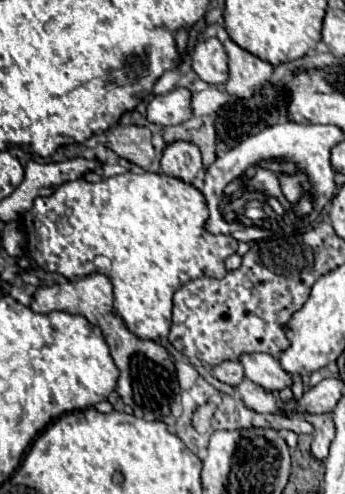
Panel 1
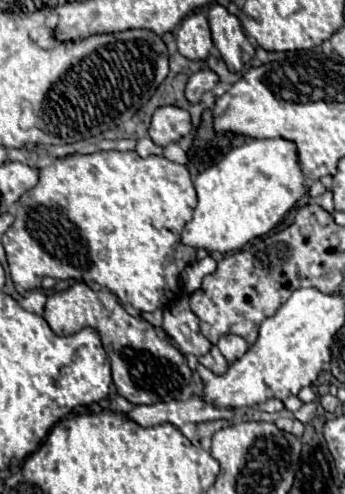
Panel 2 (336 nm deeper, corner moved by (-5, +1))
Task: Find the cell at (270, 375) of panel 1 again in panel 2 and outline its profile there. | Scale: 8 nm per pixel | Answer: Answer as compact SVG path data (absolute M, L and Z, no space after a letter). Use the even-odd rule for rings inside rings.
M225 335L225 337L219 339L217 347L219 347L219 351L223 353L223 357L225 357L229 363L233 363L235 359L241 359L241 357L247 353L247 347L249 347L249 345L247 345L245 339L241 339L241 337L237 337L237 335Z

